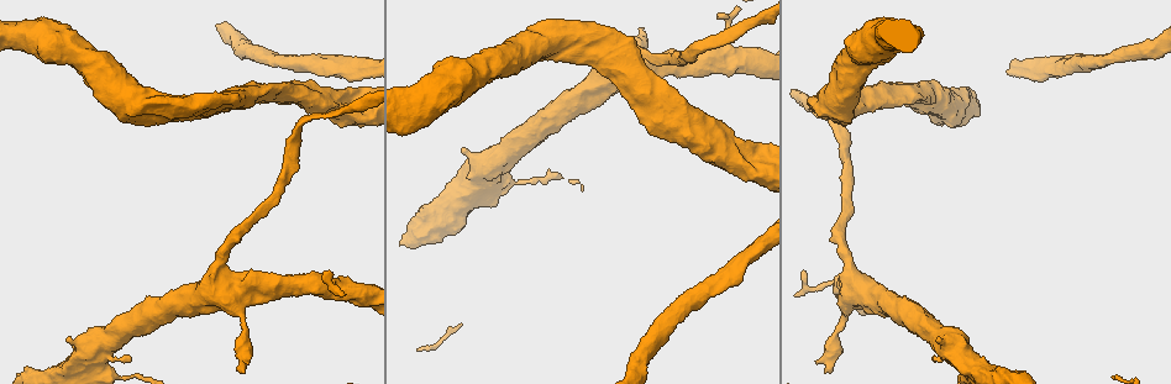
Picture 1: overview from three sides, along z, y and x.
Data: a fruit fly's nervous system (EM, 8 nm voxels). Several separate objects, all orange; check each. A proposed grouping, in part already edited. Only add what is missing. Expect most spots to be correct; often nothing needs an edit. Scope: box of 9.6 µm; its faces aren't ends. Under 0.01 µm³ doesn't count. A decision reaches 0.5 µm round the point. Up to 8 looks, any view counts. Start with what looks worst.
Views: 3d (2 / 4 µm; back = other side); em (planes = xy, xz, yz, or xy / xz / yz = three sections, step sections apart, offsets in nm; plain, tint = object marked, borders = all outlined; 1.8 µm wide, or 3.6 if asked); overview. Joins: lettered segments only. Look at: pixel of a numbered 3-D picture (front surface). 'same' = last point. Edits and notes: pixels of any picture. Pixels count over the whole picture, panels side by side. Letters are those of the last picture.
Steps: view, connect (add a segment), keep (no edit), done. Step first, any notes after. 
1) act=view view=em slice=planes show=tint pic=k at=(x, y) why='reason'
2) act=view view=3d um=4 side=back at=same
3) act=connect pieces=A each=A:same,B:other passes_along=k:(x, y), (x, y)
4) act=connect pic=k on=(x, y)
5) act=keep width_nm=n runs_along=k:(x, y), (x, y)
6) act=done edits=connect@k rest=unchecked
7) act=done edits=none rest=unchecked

act=view view=3d um=2 pic=1 at=(326, 287) why='three arms meet'

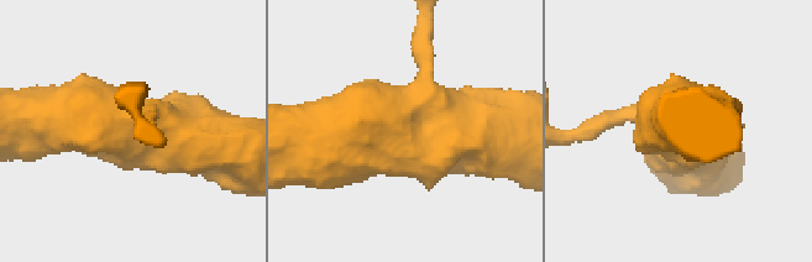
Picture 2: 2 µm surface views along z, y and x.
act=view view=em slice=xy step=16 show=tint pic=2 at=(121, 124) arms=3 why='now the EM'

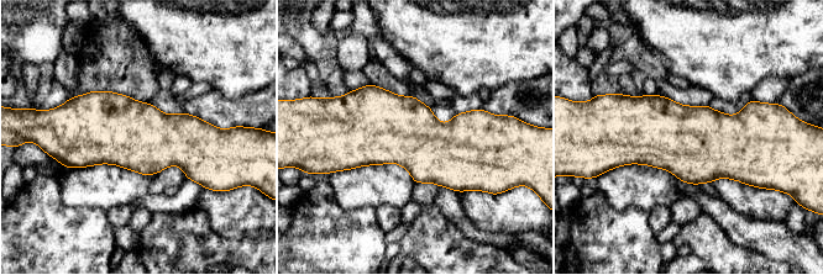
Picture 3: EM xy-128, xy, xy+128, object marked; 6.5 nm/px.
act=view view=em slice=planes show=borders at=same

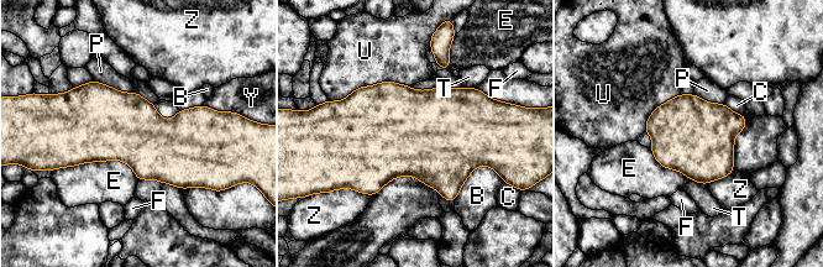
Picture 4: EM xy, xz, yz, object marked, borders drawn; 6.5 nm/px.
act=keep longest_contact=E:550nm each=B:other,C:other,E:other,F:other,P:other,T:other,U:other,Y:other,Z:other border=4:(153, 105), (163, 119), (179, 110) found='none of them fits'

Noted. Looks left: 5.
act=view view=em slice=planes show=tint pic=1 at=(129, 359) why='tapers out'

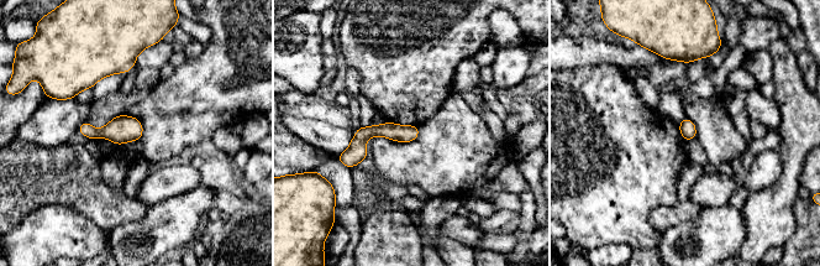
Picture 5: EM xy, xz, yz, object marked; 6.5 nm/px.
act=view view=em slice=planes show=borders at=same why='what lies round it'

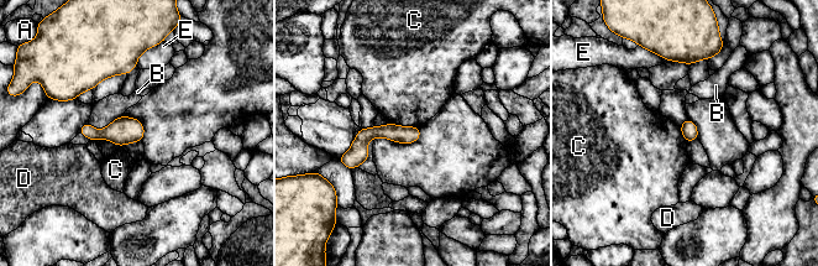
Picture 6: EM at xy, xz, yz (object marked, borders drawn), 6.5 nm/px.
act=keep width_nm=100 each=A:other,B:other,C:other,D:other,E:other border=6:(389, 121), (397, 125), (419, 128) found='no lettered segment goes on from it'

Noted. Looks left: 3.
act=view view=3d um=2 pic=1 at=(847, 259) why='sudden change in width'

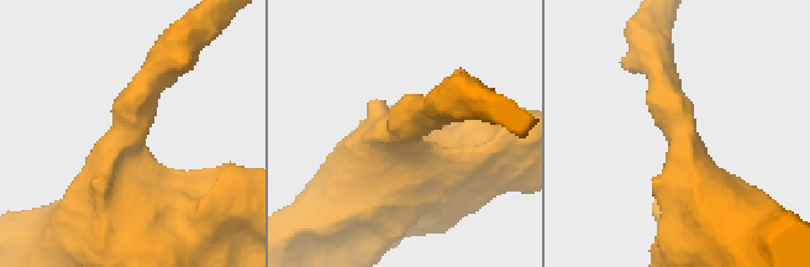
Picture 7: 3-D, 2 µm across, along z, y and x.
act=view view=em slice=planes show=borders pic=7 at=(409, 125) arm_widths_nm=280,700 why='shape alone is not enough'

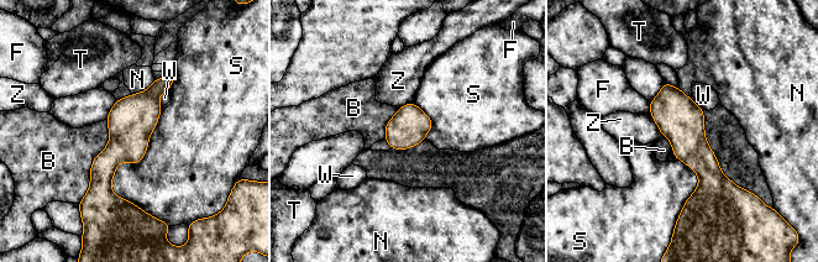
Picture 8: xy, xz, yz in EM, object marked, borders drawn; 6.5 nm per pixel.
act=keep each=B:other,F:other,N:other,S:other,T:other,W:other,Z:other runs_along=8:(169, 78), (105, 162), (105, 190), (118, 202) found='none of them fits'

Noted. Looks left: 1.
act=done edits=none rest=unchecked

